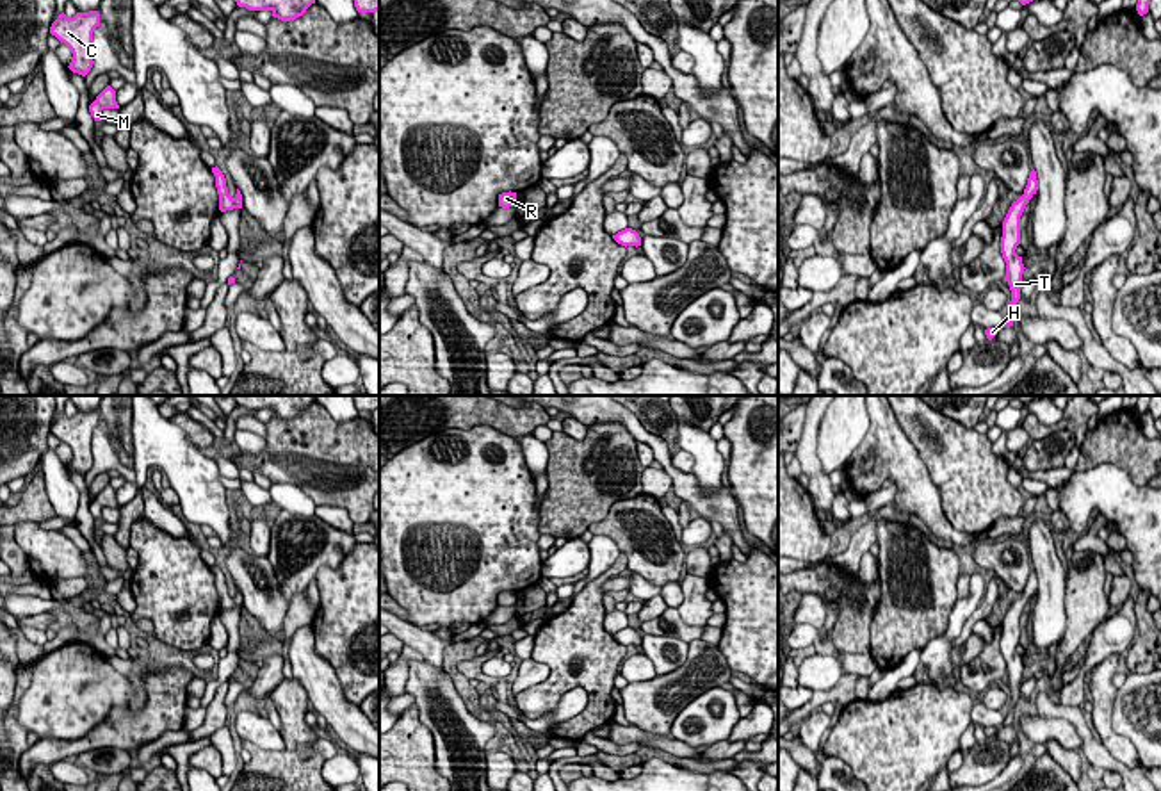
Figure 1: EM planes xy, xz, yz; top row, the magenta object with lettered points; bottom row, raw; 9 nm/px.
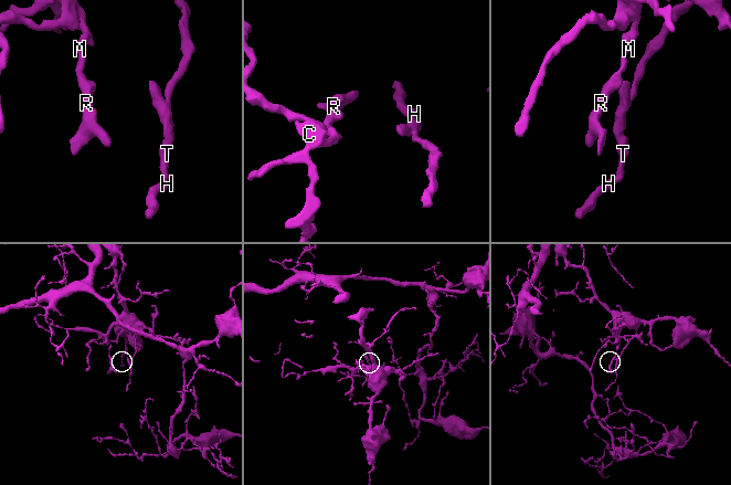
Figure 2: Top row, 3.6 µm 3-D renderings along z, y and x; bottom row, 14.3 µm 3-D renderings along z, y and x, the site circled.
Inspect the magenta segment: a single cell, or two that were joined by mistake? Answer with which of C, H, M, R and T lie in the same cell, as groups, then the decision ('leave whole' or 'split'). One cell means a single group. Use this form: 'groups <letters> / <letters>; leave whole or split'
groups C M R / H T; split

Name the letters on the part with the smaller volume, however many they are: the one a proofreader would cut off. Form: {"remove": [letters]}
{"remove": ["H", "T"]}

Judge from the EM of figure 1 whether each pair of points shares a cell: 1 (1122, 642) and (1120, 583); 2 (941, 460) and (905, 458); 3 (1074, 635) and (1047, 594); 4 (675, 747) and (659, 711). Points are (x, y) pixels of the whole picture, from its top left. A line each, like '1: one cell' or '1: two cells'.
1: two cells
2: two cells
3: two cells
4: two cells

